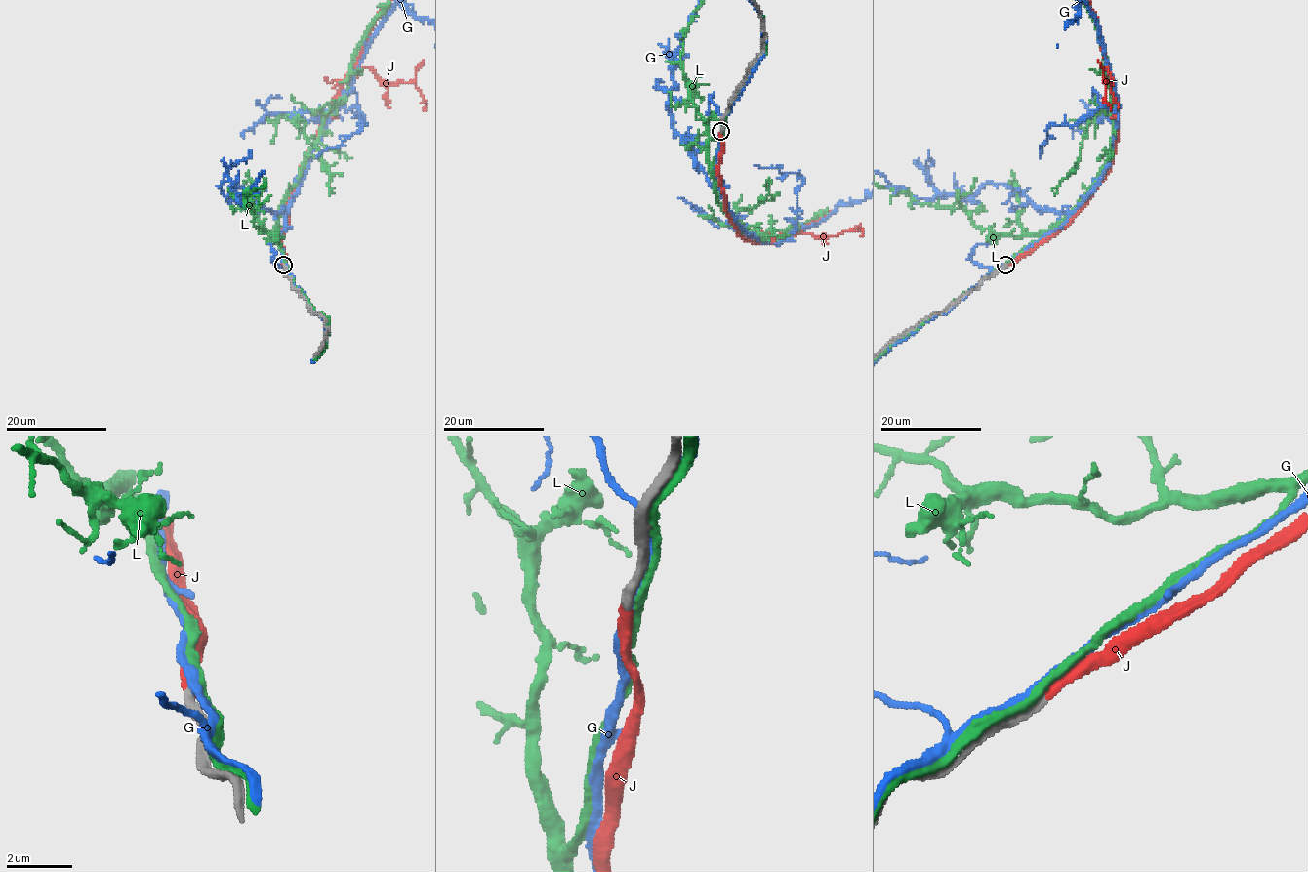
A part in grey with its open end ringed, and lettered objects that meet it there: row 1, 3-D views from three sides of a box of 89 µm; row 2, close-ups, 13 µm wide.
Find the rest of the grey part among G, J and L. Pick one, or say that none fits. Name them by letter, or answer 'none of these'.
J

